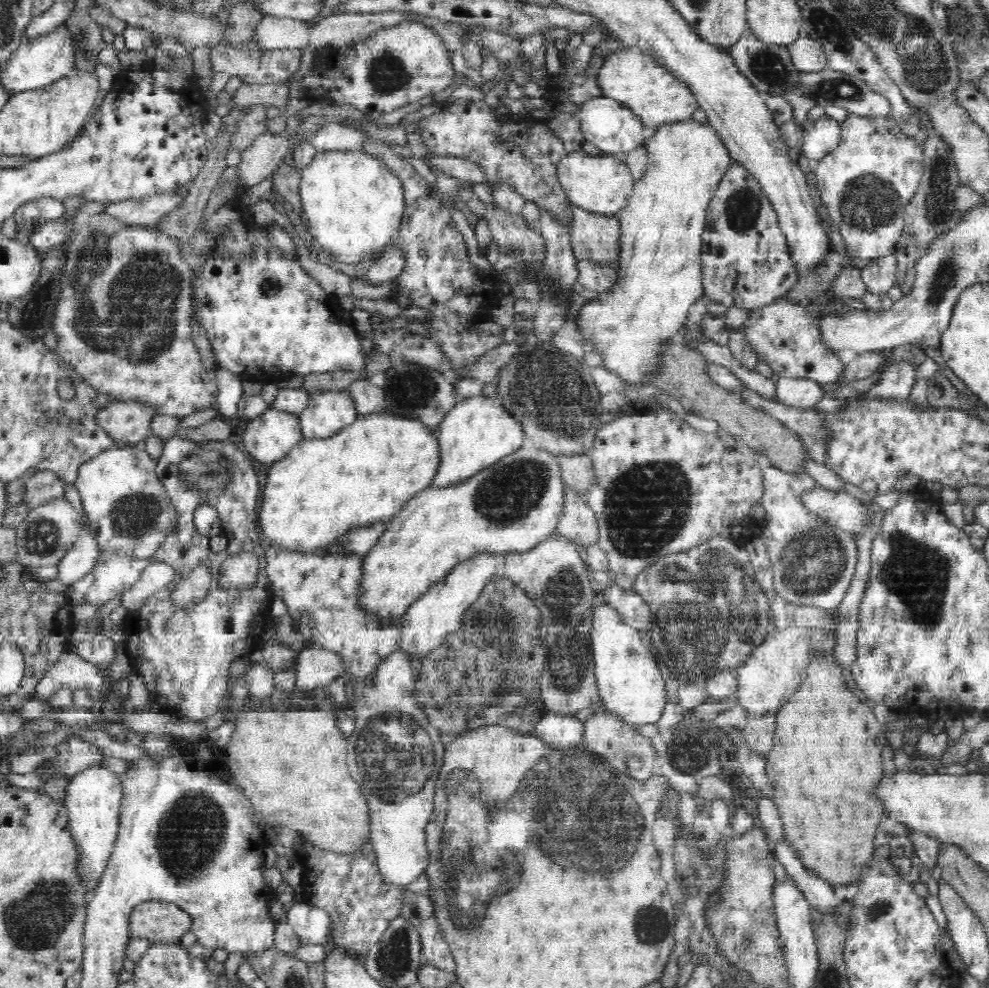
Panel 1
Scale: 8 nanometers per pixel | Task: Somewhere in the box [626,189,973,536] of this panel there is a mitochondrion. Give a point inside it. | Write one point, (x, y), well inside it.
(945, 274)

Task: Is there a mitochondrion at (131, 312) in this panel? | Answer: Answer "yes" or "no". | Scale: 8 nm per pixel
yes

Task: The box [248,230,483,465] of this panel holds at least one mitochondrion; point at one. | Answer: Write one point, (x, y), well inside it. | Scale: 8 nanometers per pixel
(413, 389)

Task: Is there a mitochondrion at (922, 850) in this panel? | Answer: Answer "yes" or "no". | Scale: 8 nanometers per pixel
no

